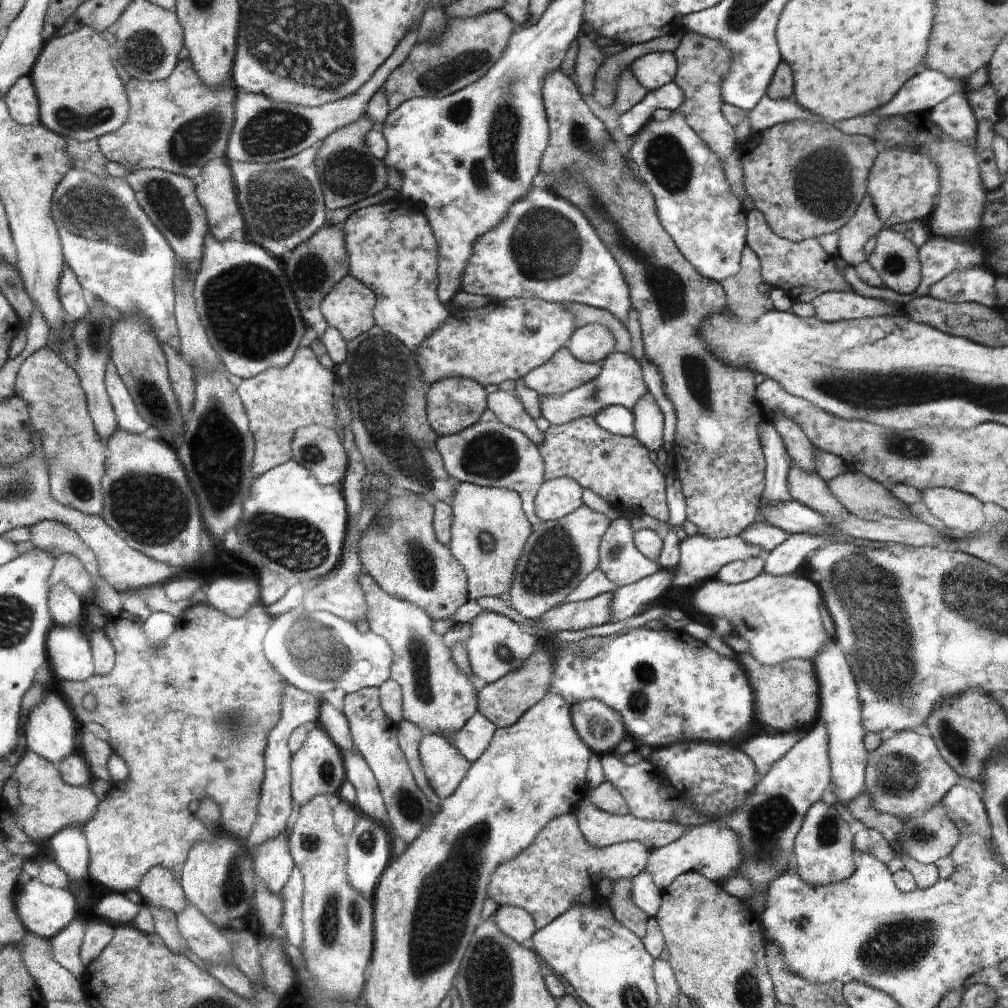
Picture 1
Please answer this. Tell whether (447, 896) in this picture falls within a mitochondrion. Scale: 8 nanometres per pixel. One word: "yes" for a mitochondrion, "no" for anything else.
yes

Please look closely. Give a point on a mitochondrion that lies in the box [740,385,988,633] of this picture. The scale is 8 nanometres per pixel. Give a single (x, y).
(905, 447)

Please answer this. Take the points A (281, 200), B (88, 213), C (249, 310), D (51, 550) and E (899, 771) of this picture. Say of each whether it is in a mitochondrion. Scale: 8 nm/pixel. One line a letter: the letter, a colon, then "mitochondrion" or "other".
A: mitochondrion
B: mitochondrion
C: mitochondrion
D: other
E: mitochondrion

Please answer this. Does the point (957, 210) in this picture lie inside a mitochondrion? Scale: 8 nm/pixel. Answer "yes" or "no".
yes

